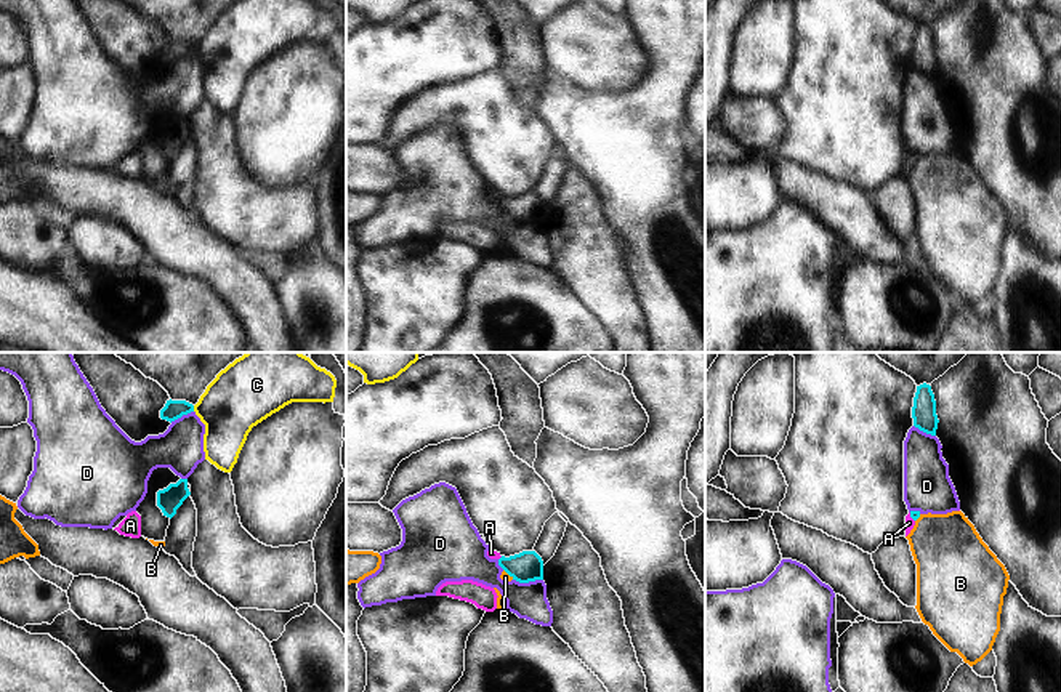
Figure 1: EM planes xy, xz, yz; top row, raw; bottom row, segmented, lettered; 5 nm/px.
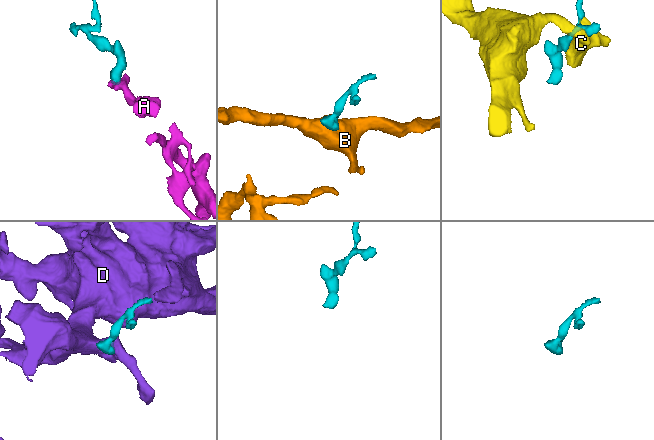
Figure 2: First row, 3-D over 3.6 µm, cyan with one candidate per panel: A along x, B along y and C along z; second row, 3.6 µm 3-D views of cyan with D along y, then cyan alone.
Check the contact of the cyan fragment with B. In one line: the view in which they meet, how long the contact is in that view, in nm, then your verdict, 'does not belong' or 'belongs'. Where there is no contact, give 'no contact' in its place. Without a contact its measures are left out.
xz | 80 nm | does not belong

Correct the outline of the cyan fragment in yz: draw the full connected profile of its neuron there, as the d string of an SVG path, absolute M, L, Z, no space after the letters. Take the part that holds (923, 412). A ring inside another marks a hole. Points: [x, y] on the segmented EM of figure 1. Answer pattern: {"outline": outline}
{"outline": "M923 383L917 386L912 407L914 426L920 431L936 436L938 429L938 415L936 415L936 400L931 391L931 386Z"}

